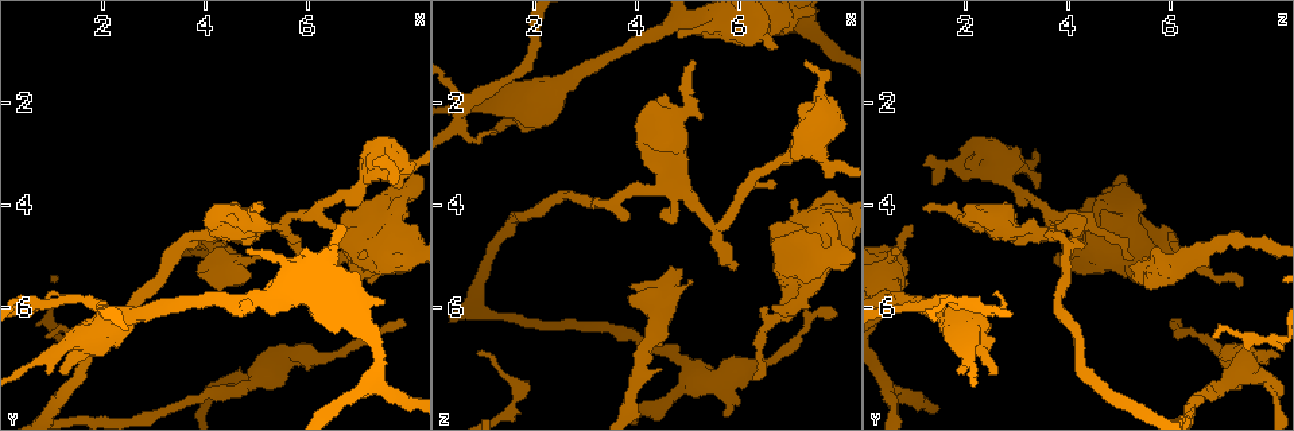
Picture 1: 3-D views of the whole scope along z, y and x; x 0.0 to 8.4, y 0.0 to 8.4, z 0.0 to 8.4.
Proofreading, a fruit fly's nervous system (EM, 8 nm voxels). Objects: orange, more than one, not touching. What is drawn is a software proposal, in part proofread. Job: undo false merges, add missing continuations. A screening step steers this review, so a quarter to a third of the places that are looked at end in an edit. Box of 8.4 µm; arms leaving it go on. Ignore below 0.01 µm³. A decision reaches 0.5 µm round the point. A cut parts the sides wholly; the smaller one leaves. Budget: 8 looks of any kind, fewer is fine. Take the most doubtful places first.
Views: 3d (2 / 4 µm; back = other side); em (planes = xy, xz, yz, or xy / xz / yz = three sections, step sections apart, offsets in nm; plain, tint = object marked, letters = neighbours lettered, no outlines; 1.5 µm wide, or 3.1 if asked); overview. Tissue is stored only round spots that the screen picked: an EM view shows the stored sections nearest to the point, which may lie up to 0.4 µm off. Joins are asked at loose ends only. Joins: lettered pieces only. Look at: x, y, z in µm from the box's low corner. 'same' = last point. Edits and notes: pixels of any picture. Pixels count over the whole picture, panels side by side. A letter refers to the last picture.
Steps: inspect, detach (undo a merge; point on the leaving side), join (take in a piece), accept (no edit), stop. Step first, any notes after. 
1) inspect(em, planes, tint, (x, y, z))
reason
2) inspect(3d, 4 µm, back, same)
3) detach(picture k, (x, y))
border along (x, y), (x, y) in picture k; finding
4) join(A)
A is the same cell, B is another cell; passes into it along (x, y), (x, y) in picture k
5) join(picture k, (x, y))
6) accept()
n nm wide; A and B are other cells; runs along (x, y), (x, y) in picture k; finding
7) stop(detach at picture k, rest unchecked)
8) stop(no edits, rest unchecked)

inspect(3d, 4 µm, (5.00, 4.05, 1.20))
branch stops here

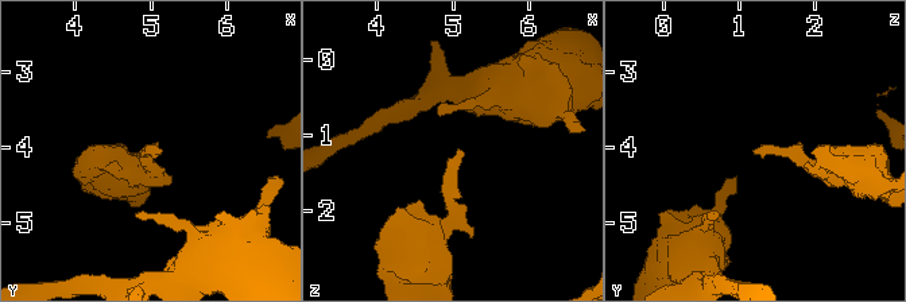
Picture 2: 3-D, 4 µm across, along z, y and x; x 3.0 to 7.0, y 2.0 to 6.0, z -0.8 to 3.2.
inspect(em, planes, letters, (5.05, 4.10, 1.15))
now the EM

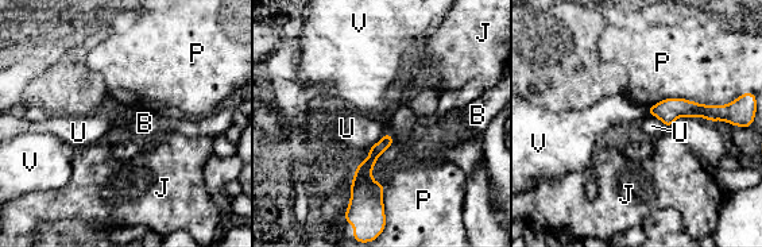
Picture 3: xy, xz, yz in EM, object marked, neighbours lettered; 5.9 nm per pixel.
accept()
B, J, P, U and V are other cells; runs along (650, 111), (699, 110), (722, 116) in picture 3; none of them fits

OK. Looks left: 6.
inspect(3d, 2 µm, (6.05, 6.90, 7.15))
sudden change in width

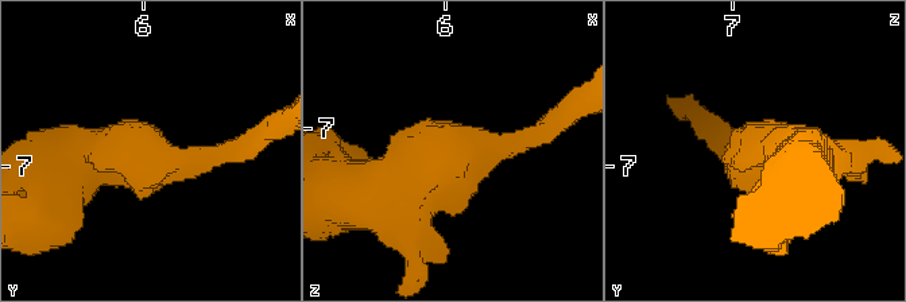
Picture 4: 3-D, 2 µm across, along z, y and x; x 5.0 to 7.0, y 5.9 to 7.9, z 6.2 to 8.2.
inspect(em, xz, step 8, tint, (6.06, 6.94, 7.12))
need the tissue

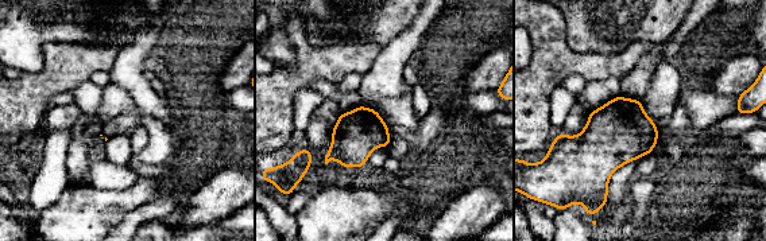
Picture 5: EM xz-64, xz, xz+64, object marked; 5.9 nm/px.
inspect(em, planes, letters, same)
another direction

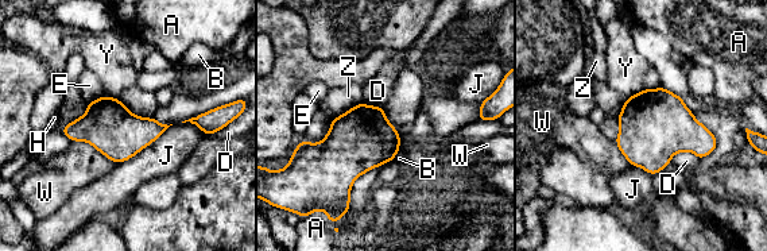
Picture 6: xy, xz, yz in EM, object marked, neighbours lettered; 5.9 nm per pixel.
accept()
A, B, D, E, H, J, W, Y and Z are other cells; continuous, no second neuron

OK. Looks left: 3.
inspect(em, xz, step 8, letters, (4.35, 4.90, 6.55))

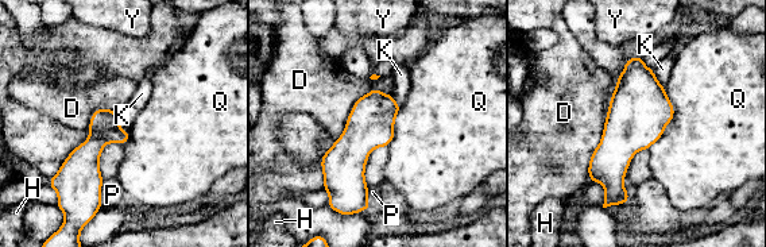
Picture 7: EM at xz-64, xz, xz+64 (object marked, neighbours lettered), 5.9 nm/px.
accept()
110 nm wide; D, H, K, P, Q and Y are other cells; border along (665, 87), (673, 119), (647, 149) in picture 7; continuous, no second neuron

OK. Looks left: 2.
stop(no edits, rest unchecked)

